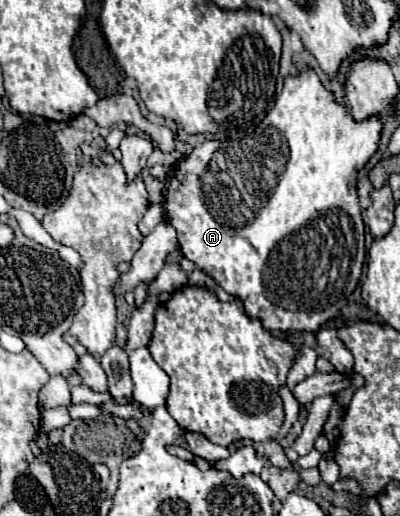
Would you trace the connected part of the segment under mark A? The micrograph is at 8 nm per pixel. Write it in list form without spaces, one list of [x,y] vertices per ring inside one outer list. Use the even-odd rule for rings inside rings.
[[[306,69],[294,77],[286,77],[282,93],[278,95],[274,107],[266,113],[262,123],[256,127],[252,137],[246,137],[240,141],[236,139],[204,141],[170,171],[170,177],[166,183],[166,195],[164,195],[166,219],[172,223],[172,227],[178,233],[178,245],[182,255],[194,261],[196,267],[202,269],[206,275],[212,275],[226,293],[240,299],[244,305],[244,313],[252,319],[258,319],[266,331],[316,333],[322,327],[322,323],[332,321],[340,313],[340,309],[348,303],[348,297],[352,295],[352,291],[356,289],[360,281],[366,249],[364,249],[364,223],[362,223],[358,193],[356,193],[356,175],[368,163],[368,159],[376,153],[380,131],[382,131],[380,117],[370,117],[360,123],[352,121],[348,109],[334,101],[334,95],[324,89],[324,85],[320,83],[318,75],[312,69]]]

